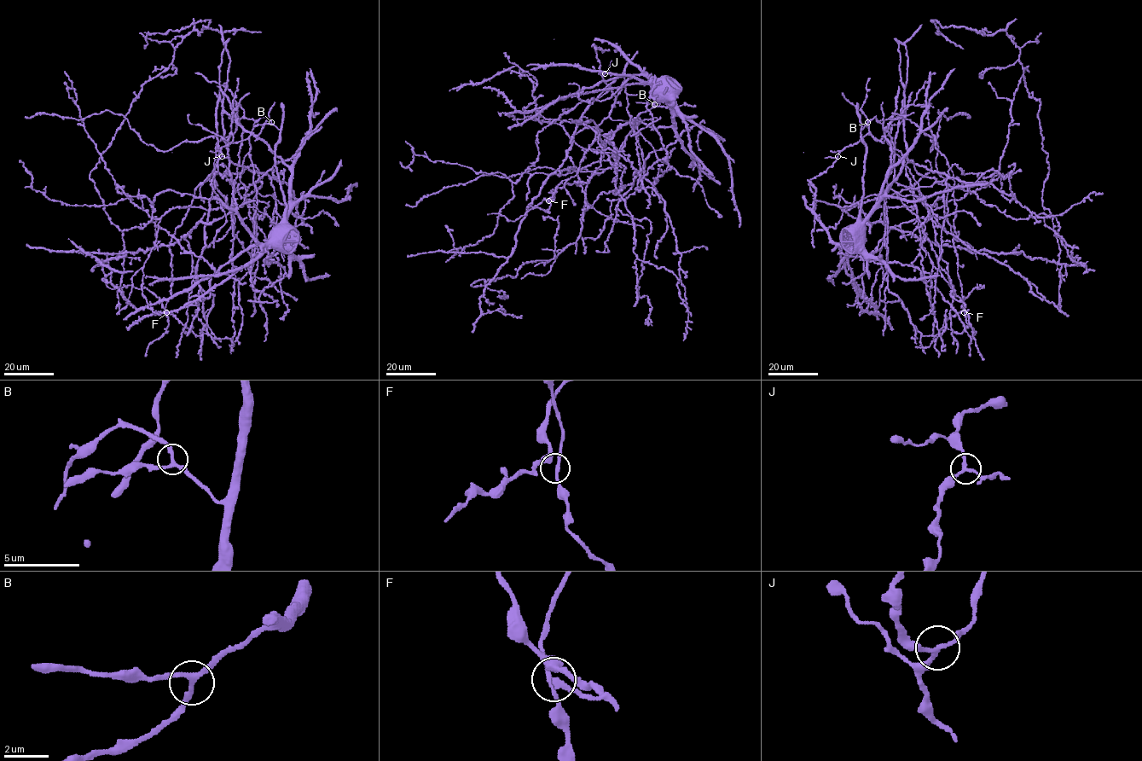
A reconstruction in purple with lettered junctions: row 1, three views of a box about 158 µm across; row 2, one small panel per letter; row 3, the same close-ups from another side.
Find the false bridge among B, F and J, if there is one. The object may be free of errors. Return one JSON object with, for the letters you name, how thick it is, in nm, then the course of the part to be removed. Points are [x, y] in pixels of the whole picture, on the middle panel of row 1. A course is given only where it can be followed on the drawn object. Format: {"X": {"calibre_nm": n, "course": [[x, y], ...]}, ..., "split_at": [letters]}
{"J": {"calibre_nm": 170, "course": [[605, 73], [611, 60]]}, "split_at": ["J"]}

